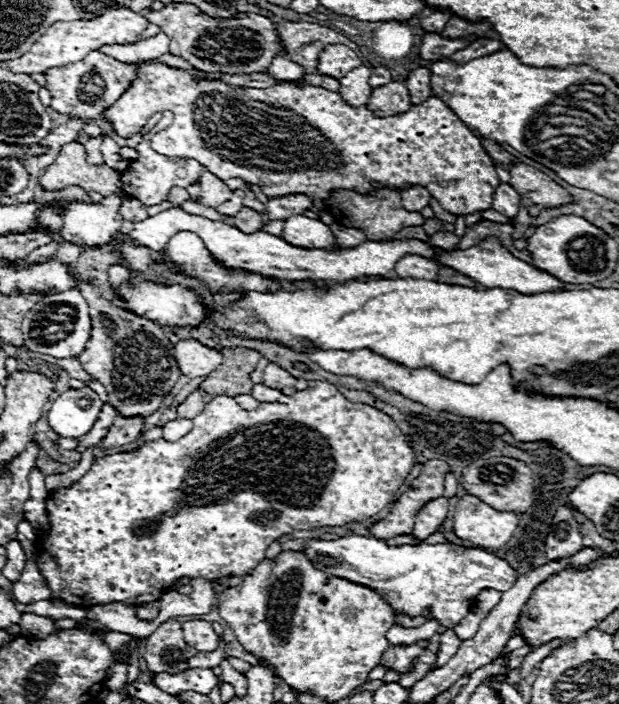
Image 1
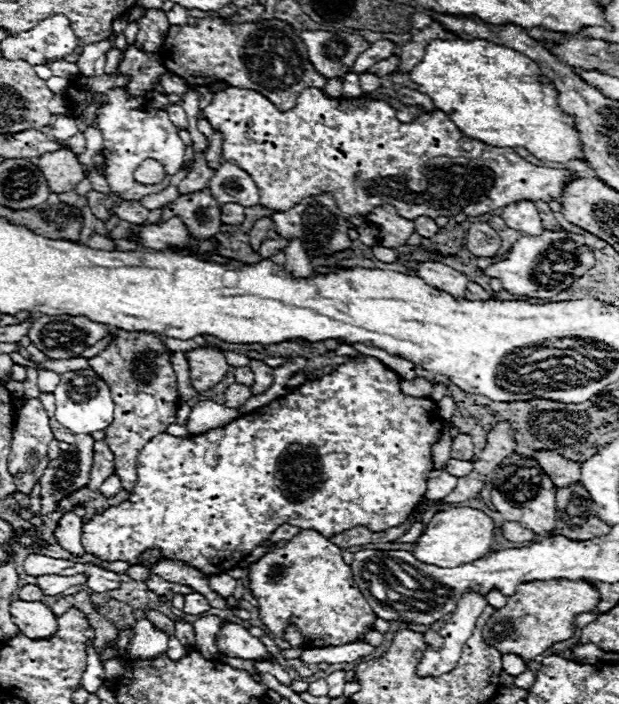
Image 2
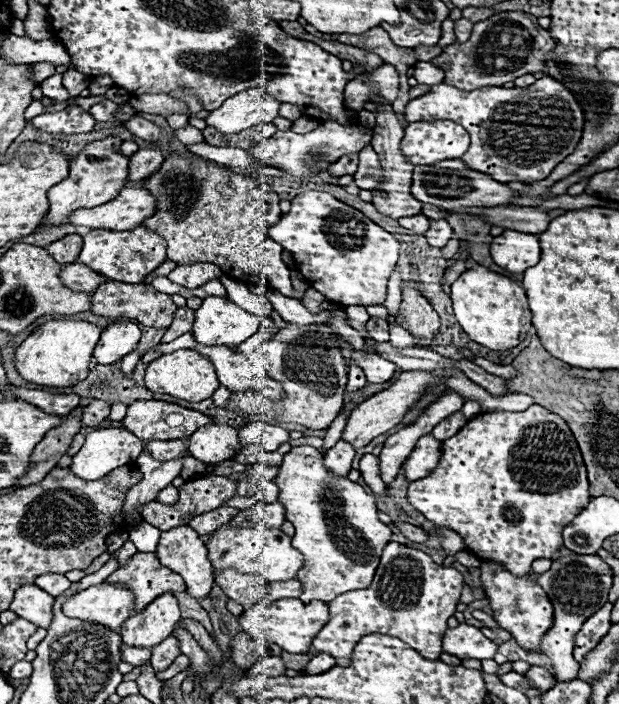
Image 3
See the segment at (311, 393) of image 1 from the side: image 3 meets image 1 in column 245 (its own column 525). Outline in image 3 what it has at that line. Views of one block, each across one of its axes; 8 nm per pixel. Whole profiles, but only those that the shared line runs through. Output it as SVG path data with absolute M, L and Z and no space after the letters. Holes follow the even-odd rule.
M532 404L522 412L488 412L468 420L456 436L442 442L438 468L430 476L410 482L408 500L436 526L458 532L466 548L480 560L498 562L514 576L526 576L534 560L552 558L562 548L562 528L586 508L590 492L586 466L570 428L560 416Z

